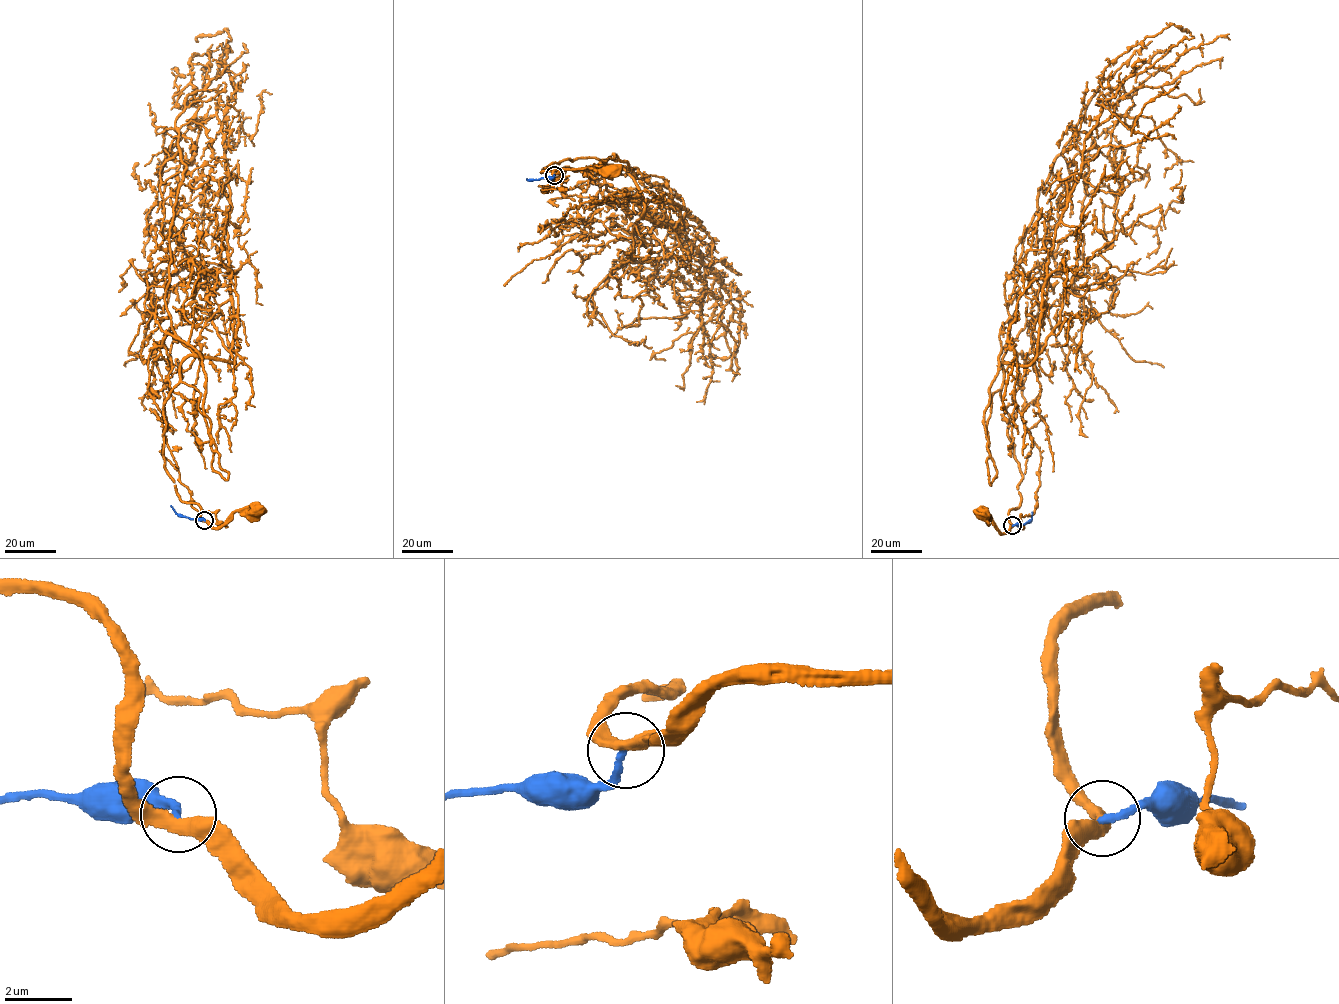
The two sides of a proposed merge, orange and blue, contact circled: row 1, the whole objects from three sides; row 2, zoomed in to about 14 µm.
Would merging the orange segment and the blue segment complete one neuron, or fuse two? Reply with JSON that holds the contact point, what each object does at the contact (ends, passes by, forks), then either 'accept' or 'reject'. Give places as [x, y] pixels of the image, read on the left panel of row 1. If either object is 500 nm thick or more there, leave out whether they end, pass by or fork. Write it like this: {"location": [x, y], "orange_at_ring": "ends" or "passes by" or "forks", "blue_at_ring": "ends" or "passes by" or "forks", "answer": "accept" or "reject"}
{"location": [204, 520], "orange_at_ring": "passes by", "blue_at_ring": "ends", "answer": "reject"}

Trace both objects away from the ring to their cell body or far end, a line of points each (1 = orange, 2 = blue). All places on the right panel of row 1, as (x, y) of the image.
1: (1012, 525), (1004, 533), (999, 532), (990, 516), (981, 516)
2: (1012, 525), (1029, 522), (1032, 512)

